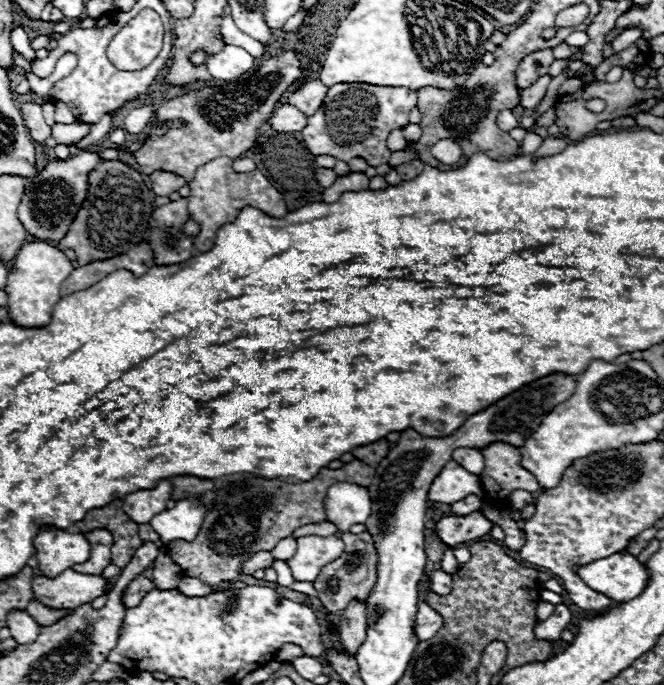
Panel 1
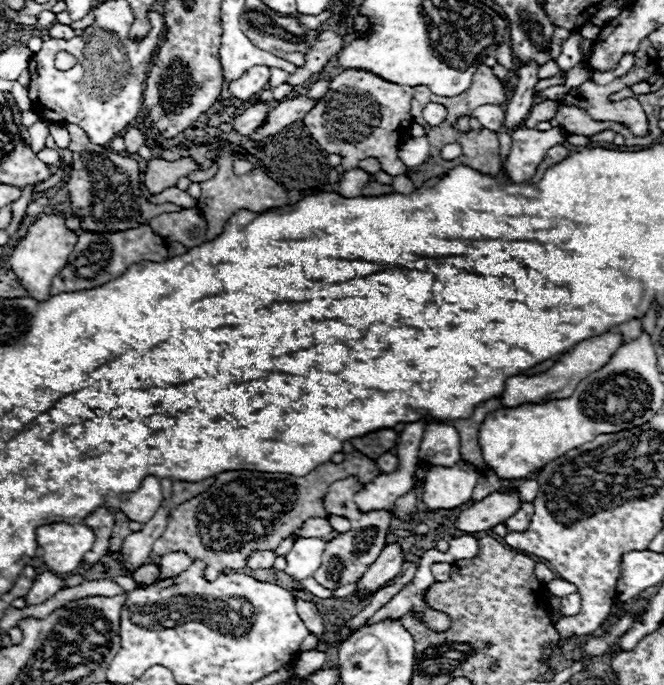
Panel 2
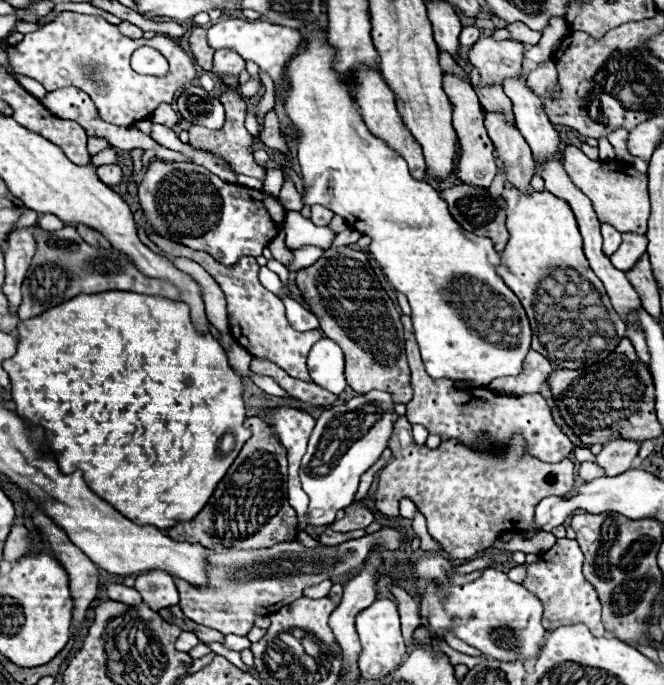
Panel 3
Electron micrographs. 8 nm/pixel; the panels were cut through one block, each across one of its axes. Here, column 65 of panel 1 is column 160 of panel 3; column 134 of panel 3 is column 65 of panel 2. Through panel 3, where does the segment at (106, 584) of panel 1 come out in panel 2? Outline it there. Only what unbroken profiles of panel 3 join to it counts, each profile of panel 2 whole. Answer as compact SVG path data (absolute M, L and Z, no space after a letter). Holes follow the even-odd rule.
M40 572L26 596L26 602L28 604L42 604L48 598L52 598L58 590L64 590L64 588L68 588L64 578L52 574L52 572Z

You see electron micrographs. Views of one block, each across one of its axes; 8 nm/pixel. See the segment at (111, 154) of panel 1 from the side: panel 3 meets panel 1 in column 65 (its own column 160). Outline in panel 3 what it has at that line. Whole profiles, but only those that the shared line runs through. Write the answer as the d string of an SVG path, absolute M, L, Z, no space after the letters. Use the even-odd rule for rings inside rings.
M156 160L156 168L146 170L140 206L146 222L162 238L208 252L224 266L236 264L242 256L262 256L264 246L278 234L286 216L282 204L260 190L228 184L192 162L166 160Z

